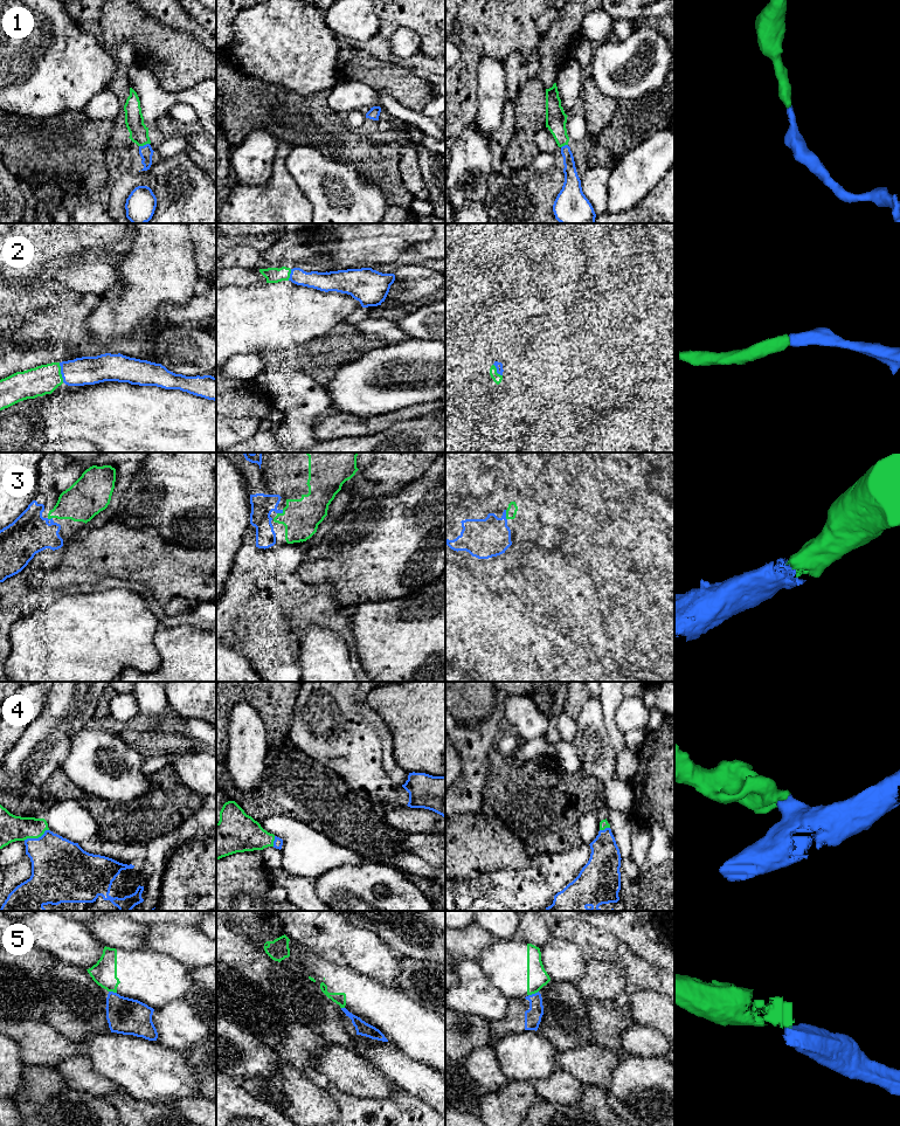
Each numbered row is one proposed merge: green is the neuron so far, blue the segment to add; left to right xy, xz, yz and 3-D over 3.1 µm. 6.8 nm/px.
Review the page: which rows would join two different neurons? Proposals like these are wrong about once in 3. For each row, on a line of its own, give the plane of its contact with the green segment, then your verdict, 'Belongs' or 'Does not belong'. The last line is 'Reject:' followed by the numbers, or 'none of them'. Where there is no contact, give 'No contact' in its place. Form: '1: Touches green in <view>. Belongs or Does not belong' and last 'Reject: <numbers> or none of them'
1: Touches green in xy. Belongs
2: Touches green in xy. Belongs
3: Touches green in yz. Belongs
4: Touches green in xy. Belongs
5: Touches green in yz. Does not belong
Reject: 5

